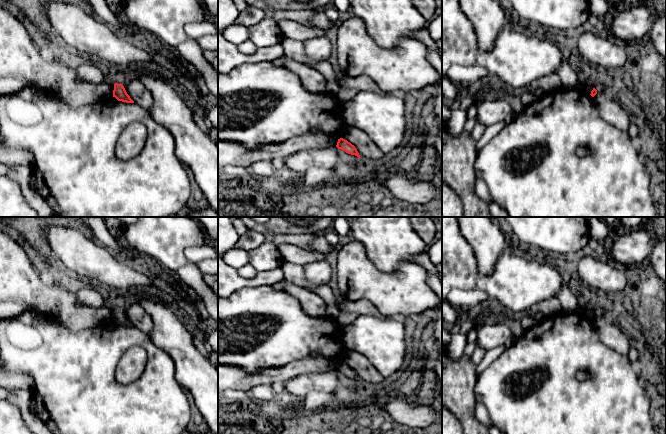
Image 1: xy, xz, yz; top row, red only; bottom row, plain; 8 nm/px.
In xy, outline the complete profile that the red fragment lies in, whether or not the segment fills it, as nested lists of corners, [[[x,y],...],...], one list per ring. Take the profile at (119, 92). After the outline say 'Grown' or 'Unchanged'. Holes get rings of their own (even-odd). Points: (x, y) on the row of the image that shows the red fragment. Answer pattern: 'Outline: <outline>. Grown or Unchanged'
Outline: [[[121,83],[114,84],[113,97],[115,97],[118,101],[122,101],[126,103],[134,103],[134,101],[127,94],[124,86]]]. Unchanged

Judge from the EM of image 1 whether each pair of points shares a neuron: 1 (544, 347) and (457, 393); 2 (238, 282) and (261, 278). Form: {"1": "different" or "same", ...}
{"1": "different", "2": "same"}

